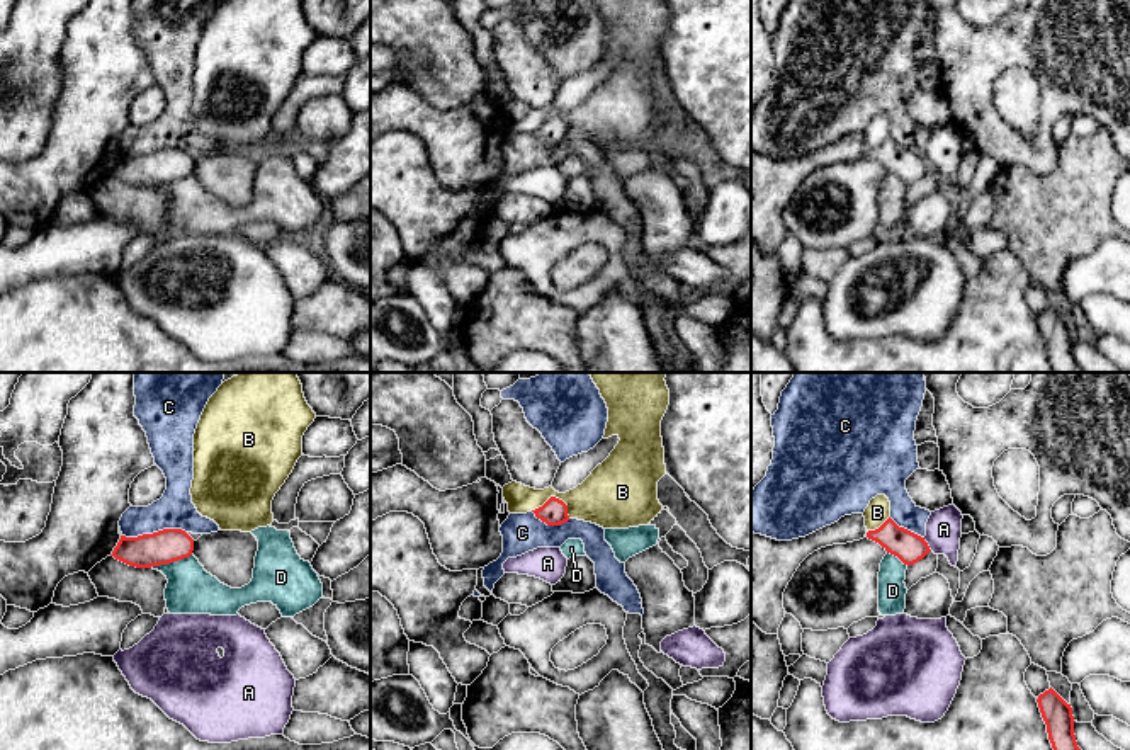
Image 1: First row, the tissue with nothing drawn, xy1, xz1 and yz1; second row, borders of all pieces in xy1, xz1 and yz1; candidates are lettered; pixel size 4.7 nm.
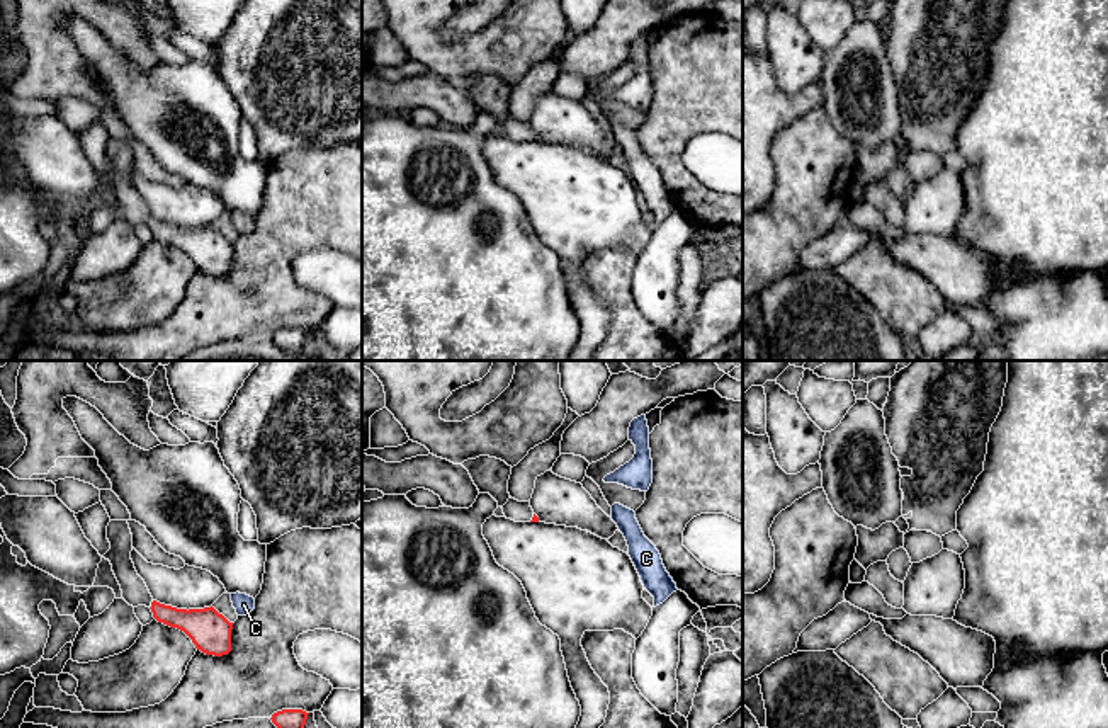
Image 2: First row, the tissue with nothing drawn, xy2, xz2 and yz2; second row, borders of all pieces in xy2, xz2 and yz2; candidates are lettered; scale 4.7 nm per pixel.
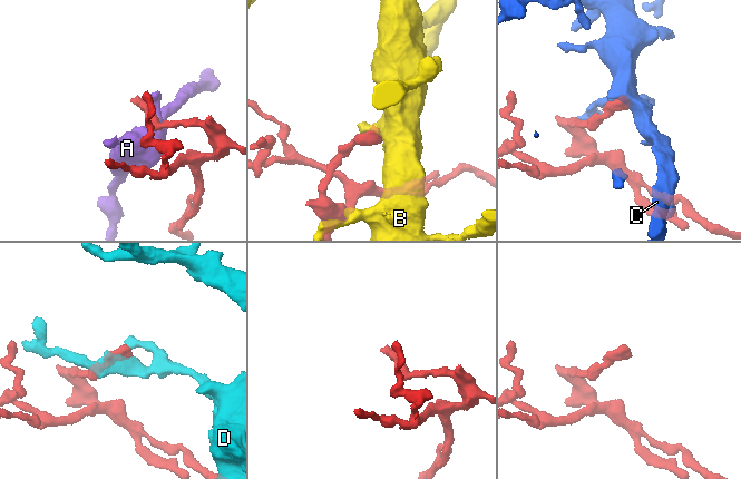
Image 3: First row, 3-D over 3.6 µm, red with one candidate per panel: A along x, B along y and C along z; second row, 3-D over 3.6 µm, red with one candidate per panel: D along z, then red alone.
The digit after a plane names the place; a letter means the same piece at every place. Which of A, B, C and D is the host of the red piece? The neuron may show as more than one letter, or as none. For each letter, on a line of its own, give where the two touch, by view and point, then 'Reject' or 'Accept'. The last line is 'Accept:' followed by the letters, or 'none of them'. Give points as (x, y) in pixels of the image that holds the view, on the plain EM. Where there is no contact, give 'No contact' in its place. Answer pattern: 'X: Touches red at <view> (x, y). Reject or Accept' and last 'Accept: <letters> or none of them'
A: Touches red at yz1 (926, 164). Reject
B: Touches red at xz1 (554, 116). Reject
C: Touches red at xy1 (153, 152). Reject
D: Touches red at xy1 (170, 181). Reject
Accept: none of them

